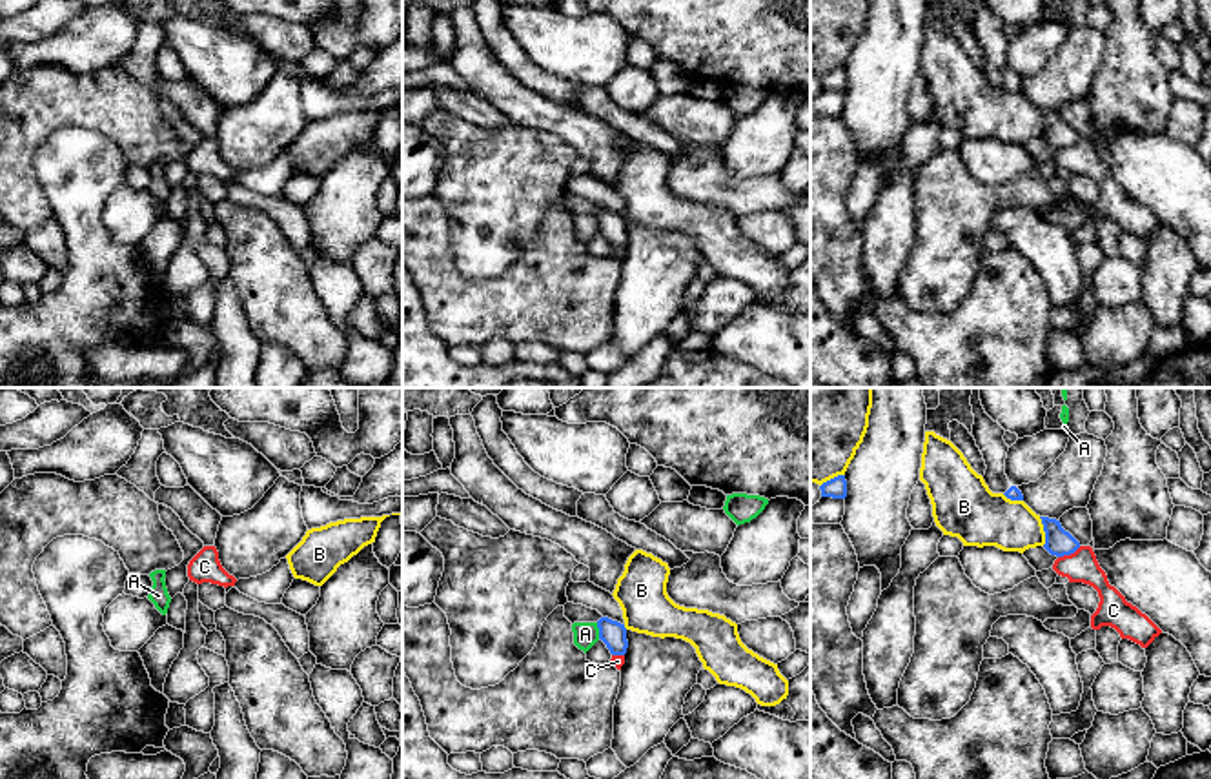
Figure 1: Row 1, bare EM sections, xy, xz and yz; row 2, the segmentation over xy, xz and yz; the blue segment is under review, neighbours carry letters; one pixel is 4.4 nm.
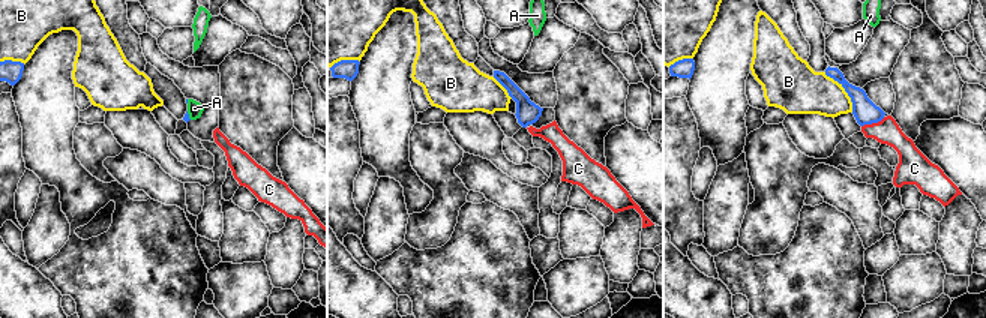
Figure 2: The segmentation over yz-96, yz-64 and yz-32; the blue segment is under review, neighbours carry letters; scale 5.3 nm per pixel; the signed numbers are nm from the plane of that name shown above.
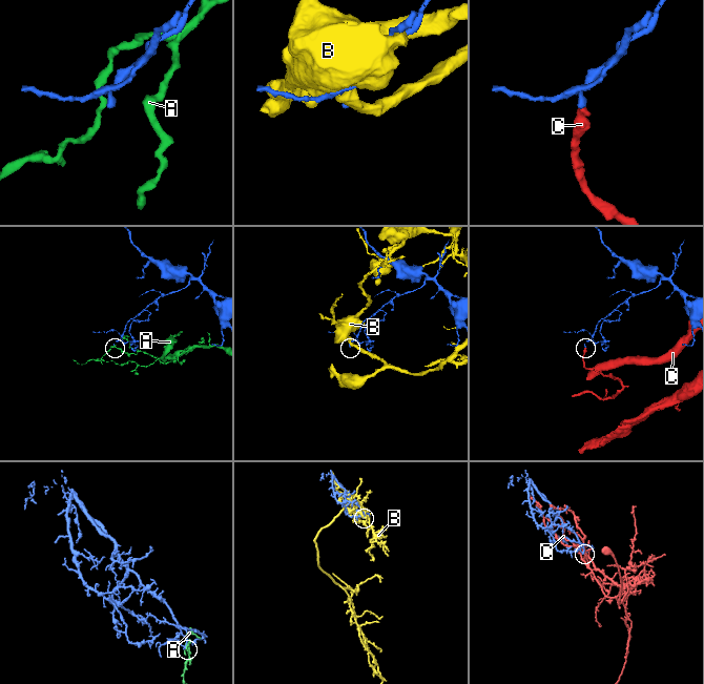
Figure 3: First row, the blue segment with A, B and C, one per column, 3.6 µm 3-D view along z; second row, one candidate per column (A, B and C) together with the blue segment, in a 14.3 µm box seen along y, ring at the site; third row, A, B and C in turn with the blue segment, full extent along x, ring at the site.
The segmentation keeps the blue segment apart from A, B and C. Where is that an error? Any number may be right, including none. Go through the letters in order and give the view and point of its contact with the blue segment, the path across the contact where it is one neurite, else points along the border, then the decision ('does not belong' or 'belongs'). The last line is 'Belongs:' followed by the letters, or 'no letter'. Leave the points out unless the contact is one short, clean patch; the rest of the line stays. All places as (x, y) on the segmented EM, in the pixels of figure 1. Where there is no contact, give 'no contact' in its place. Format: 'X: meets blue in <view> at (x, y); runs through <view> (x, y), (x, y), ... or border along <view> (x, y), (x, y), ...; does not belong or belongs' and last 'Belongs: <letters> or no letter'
A: meets blue in xz at (600, 630); does not belong
B: meets blue in yz at (1044, 530); does not belong
C: meets blue in yz at (1069, 554); border along yz (1080, 546), (1058, 557); does not belong
Belongs: no letter

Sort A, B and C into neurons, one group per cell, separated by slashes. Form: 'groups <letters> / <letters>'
groups A / B / C

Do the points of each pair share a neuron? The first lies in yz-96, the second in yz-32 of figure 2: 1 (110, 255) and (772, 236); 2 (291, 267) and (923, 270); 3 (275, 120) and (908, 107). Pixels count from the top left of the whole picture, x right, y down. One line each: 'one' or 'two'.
1: two
2: two
3: one

